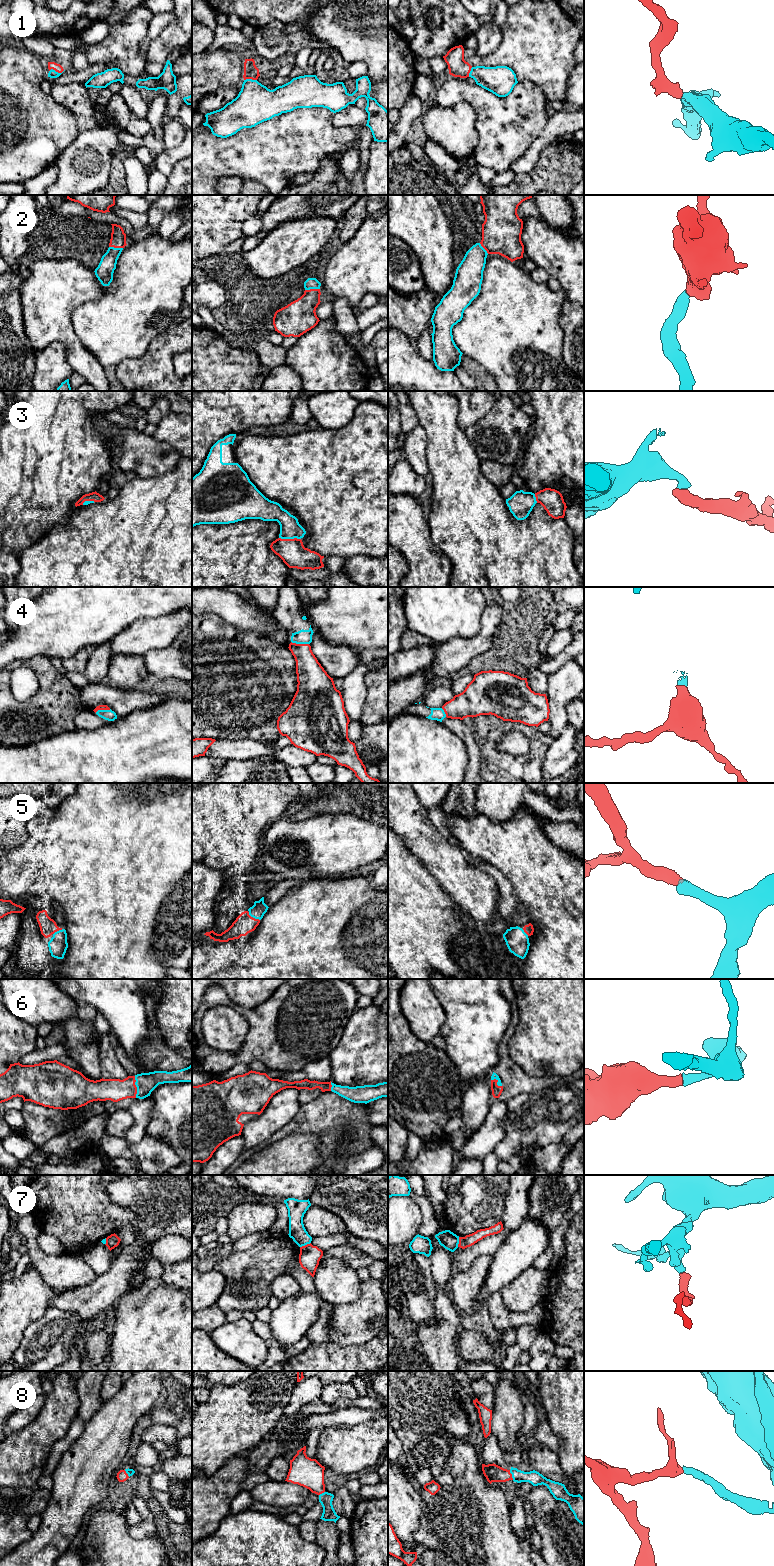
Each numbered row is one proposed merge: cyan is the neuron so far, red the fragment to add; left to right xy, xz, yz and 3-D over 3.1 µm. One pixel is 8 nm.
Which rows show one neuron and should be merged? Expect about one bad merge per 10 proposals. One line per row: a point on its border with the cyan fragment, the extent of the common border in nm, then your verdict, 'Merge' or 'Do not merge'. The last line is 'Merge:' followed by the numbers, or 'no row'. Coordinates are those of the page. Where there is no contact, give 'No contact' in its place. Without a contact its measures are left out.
1: Touches cyan at xy (56, 72). Shared border 130 nm. Merge
2: Touches cyan at xz (312, 288). Shared border 120 nm. Merge
3: Touches cyan at xz (290, 538). Shared border 180 nm. Merge
4: Touches cyan at xz (300, 643). Shared border 150 nm. Merge
5: Touches cyan at xz (253, 917). Shared border 120 nm. Merge
6: Touches cyan at xy (136, 1086). Shared border 180 nm. Merge
7: Touches cyan at xz (305, 1244). Shared border 100 nm. Do not merge
8: Touches cyan at yz (512, 1475). Shared border 90 nm. Merge
Merge: 1, 2, 3, 4, 5, 6, 8

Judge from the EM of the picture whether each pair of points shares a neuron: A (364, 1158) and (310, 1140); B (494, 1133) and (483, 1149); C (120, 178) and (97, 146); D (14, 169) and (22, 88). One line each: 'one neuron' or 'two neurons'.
A: two neurons
B: one neuron
C: two neurons
D: one neuron

